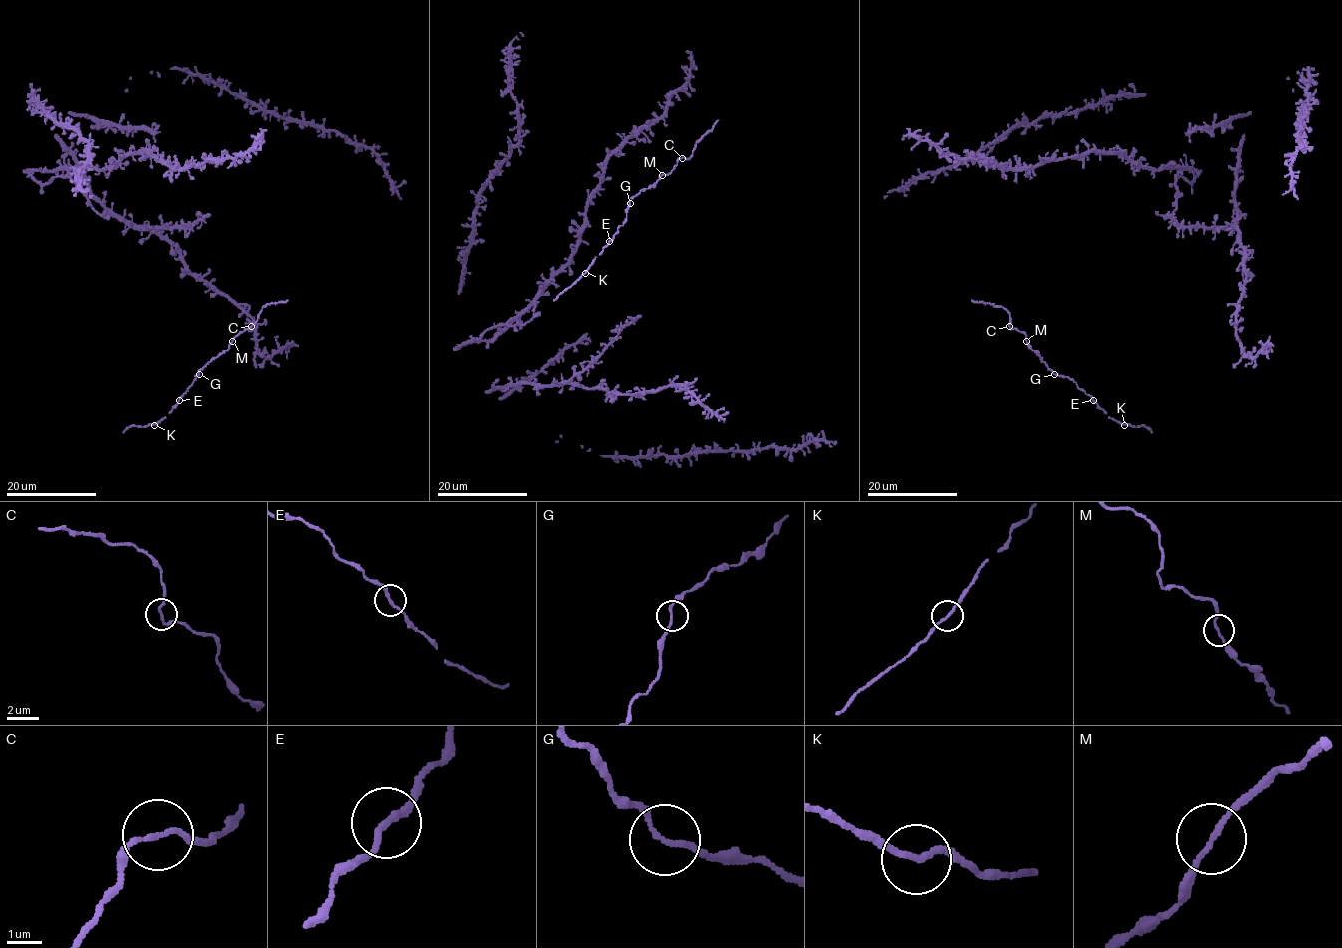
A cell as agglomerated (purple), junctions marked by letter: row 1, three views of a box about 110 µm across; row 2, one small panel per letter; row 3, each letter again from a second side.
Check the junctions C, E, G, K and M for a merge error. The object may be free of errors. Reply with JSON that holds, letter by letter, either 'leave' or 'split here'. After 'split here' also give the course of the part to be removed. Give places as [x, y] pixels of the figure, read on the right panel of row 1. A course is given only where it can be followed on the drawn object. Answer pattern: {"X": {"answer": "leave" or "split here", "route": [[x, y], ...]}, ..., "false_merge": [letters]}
{"C": {"answer": "leave"}, "E": {"answer": "leave"}, "G": {"answer": "leave"}, "K": {"answer": "leave"}, "M": {"answer": "leave"}, "false_merge": []}

